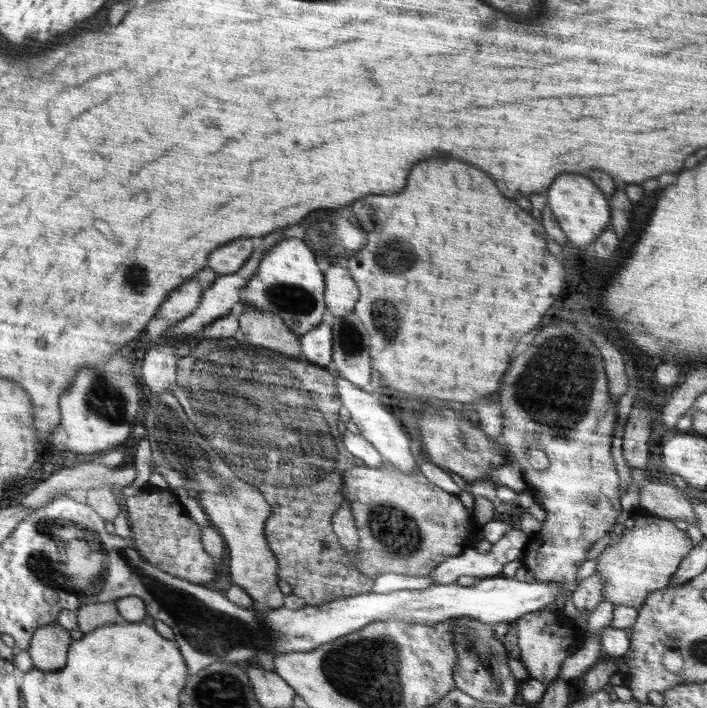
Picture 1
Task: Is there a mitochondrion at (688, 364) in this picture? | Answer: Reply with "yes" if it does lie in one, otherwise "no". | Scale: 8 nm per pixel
no

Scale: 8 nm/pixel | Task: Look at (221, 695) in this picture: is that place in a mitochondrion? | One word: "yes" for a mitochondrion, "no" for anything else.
yes

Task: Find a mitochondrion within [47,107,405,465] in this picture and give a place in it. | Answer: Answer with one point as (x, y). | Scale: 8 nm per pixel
(329, 234)

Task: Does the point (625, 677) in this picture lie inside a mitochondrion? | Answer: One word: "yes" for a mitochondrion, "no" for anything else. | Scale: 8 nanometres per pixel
no

